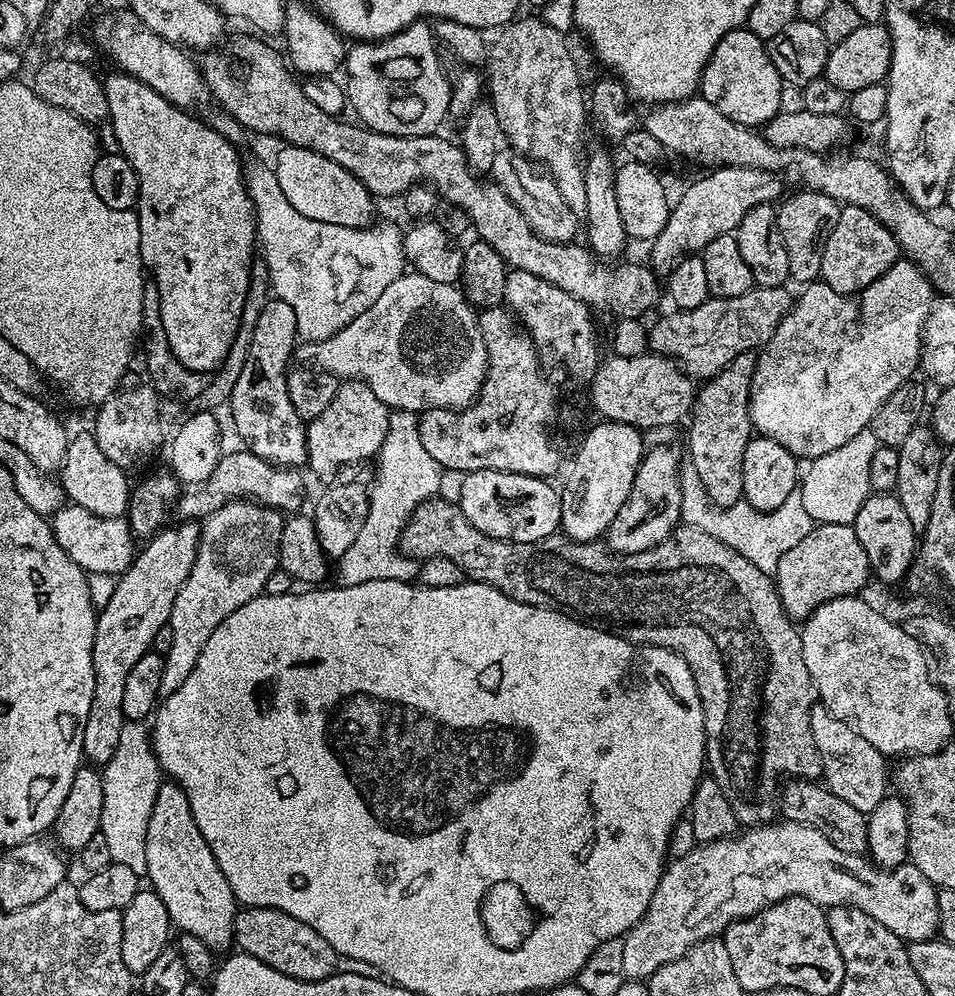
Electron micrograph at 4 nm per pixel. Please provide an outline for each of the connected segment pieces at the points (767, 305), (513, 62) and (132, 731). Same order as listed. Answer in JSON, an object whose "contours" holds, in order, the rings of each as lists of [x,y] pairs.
{"contours":[[[[754,286],[746,294],[738,294],[738,298],[710,298],[705,304],[689,312],[669,311],[669,316],[664,316],[656,325],[651,325],[647,333],[647,343],[653,353],[676,361],[693,381],[710,380],[713,376],[717,376],[738,354],[759,350],[767,344],[794,303],[793,297],[791,295],[788,297],[788,290],[784,286],[779,288]]],[[[543,18],[520,19],[513,19],[507,25],[508,49],[500,69],[487,73],[487,87],[492,87],[490,101],[496,108],[507,143],[531,161],[548,168],[563,201],[580,218],[586,211],[586,178],[579,148],[584,112],[586,116],[586,92],[580,89],[580,72],[564,41],[563,31]]],[[[125,720],[114,758],[102,768],[102,818],[100,832],[110,845],[114,864],[130,866],[134,874],[143,877],[146,866],[146,830],[150,826],[150,814],[154,810],[154,798],[162,783],[160,764],[152,749],[150,728],[142,720]]]]}

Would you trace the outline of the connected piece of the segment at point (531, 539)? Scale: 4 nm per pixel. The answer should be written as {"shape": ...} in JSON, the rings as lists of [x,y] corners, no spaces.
{"shape":[[[494,470],[467,472],[458,503],[471,526],[490,538],[535,545],[542,538],[555,535],[560,528],[560,492],[557,487],[555,489],[549,484],[551,483],[543,477],[514,474],[513,472]]]}

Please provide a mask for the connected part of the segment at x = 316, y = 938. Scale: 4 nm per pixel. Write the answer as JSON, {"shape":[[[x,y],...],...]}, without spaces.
{"shape":[[[245,907],[243,910],[237,911],[234,944],[243,955],[258,958],[258,962],[278,970],[278,974],[286,974],[295,980],[325,980],[328,976],[337,975],[335,968],[337,954],[334,946],[330,946],[330,942],[326,942],[326,938],[322,938],[322,934],[318,934],[318,930],[306,926],[306,922],[277,908]]]}

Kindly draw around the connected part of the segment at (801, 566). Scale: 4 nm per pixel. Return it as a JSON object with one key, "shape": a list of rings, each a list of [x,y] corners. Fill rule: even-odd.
{"shape":[[[817,523],[798,546],[782,554],[774,573],[776,593],[785,615],[793,622],[807,620],[818,606],[834,598],[863,593],[867,580],[870,580],[870,569],[866,550],[862,550],[852,524]]]}

